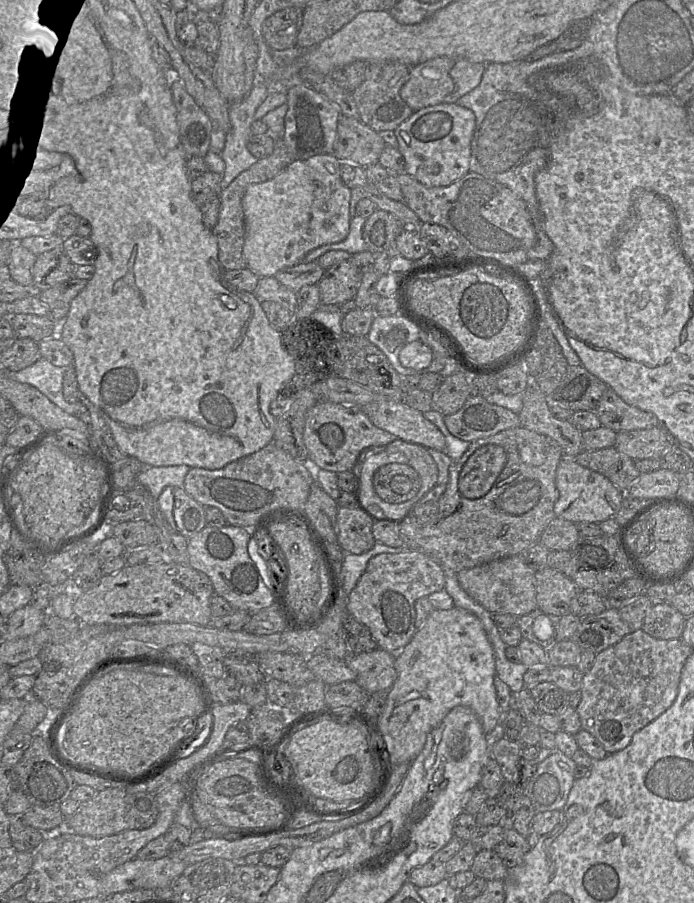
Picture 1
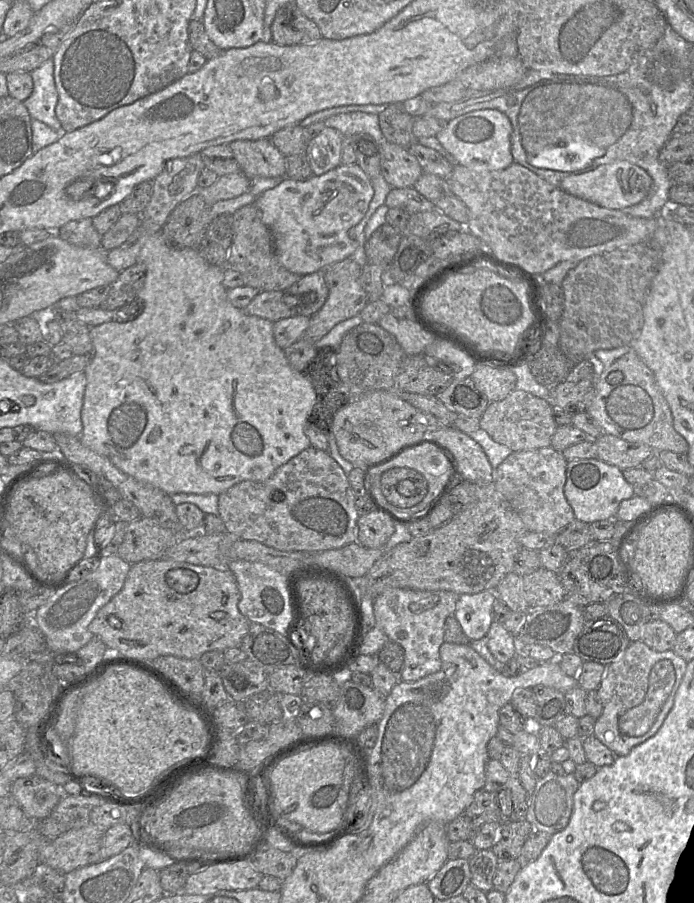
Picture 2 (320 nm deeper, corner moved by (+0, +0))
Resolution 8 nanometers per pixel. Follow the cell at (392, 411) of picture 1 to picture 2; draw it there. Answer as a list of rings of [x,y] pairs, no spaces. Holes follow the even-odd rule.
[[[430,425],[427,436],[446,446],[454,455],[464,481],[486,485],[494,481],[494,469],[482,447],[452,426]]]

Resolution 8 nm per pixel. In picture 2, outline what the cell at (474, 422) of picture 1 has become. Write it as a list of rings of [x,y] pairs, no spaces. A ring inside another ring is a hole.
[[[516,389],[503,400],[490,402],[479,418],[479,425],[495,442],[513,452],[550,447],[558,428],[553,417],[553,407],[547,399]]]

